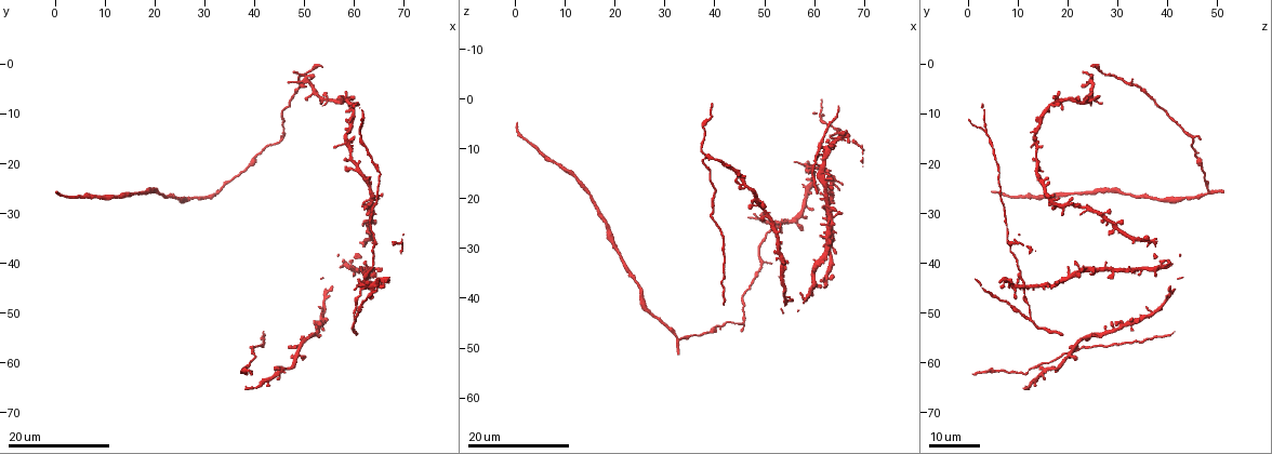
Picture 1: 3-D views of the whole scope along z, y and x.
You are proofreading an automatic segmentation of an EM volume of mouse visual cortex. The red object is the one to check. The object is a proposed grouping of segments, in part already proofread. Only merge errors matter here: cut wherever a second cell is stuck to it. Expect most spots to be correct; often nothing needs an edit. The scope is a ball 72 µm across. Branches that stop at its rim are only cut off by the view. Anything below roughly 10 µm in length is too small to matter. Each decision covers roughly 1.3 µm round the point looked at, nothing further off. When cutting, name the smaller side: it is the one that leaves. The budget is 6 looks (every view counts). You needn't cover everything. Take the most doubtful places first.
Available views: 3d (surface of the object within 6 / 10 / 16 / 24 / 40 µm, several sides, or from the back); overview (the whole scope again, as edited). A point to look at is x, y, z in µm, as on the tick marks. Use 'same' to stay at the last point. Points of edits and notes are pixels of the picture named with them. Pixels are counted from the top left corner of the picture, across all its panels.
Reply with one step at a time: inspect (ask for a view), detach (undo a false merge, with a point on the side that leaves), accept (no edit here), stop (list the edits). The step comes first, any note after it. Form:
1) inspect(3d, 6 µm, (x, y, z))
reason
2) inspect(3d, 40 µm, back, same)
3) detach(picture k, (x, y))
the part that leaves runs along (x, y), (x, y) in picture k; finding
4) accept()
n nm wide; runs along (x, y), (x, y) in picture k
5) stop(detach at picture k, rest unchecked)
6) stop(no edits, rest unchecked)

inspect(3d, 24 µm, (59.5, 17.5, 13.5))
three-way junction

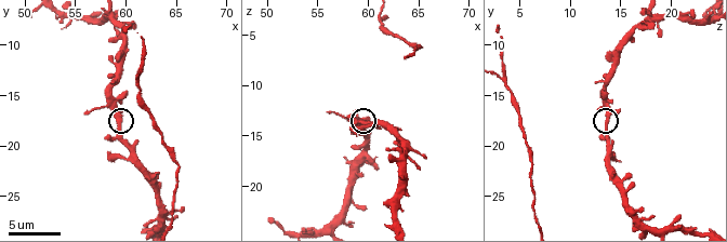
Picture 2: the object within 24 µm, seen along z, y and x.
inspect(3d, 10 µm, (59.4, 17.4, 13.6))

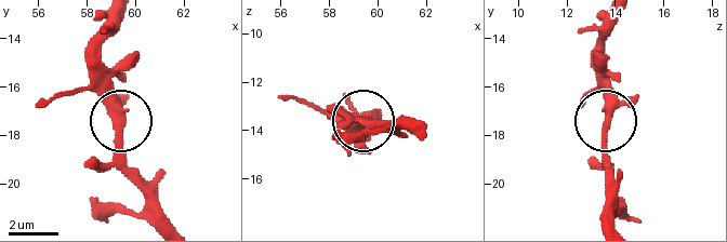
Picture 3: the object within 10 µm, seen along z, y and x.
accept()
side arm 136 µm; continuous, no second cell

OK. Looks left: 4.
inspect(3d, 16 µm, (63.0, 42.0, 22.0))
thick turns thin

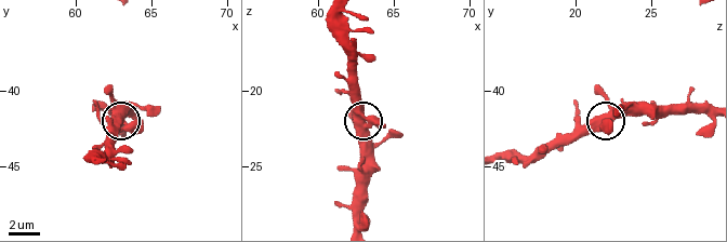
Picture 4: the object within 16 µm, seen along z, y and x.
inspect(3d, 10 µm, (62.8, 42.0, 21.2))
closer look

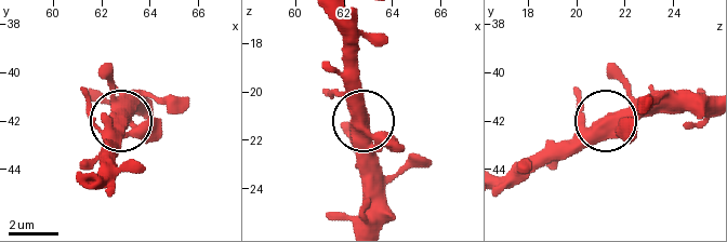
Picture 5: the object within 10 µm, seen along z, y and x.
inspect(3d, 6 µm, (62.7, 41.9, 21.4))

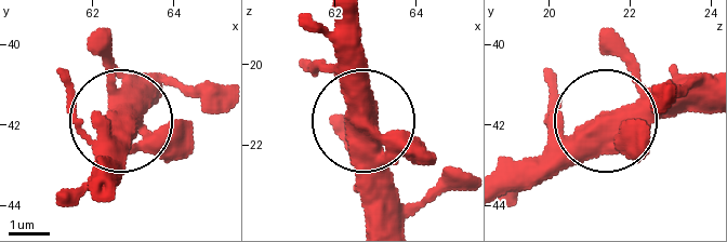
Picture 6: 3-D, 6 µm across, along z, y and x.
accept()
580 nm wide; runs along (708, 108), (625, 108), (583, 122), (525, 166) in picture 6; continuous, no second cell

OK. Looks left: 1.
stop(no edits, rest unchecked)

